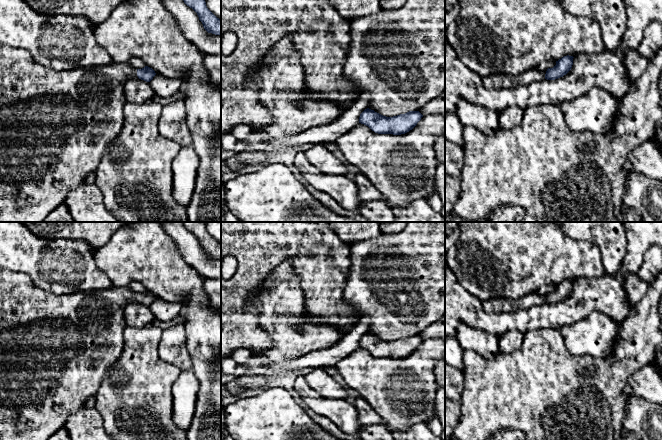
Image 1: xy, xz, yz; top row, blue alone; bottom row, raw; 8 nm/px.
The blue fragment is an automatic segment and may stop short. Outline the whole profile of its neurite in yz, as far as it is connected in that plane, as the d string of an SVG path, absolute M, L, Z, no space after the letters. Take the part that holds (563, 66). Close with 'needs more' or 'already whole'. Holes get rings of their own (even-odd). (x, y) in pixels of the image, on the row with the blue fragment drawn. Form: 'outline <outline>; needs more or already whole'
outline M564 56L553 68L546 72L540 72L537 68L529 69L517 76L507 74L491 74L482 77L482 84L487 89L513 89L519 86L528 85L534 81L555 80L566 75L572 68L573 56Z; needs more

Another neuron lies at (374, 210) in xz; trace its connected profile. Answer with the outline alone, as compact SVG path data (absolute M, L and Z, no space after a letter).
M382 200L362 201L358 212L370 222L394 222L392 208Z

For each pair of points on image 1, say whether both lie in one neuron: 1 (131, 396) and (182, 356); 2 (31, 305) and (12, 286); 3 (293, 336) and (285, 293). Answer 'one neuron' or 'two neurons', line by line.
1: two neurons
2: one neuron
3: one neuron

